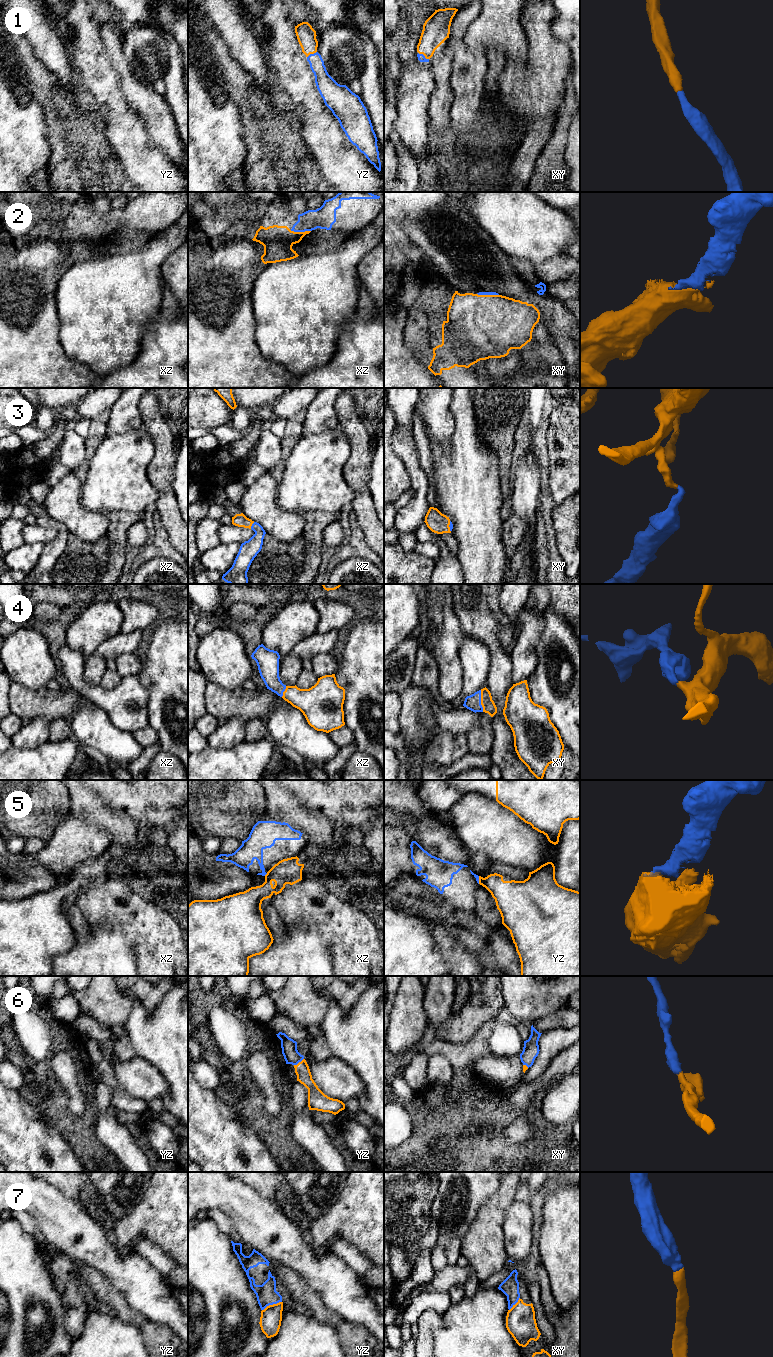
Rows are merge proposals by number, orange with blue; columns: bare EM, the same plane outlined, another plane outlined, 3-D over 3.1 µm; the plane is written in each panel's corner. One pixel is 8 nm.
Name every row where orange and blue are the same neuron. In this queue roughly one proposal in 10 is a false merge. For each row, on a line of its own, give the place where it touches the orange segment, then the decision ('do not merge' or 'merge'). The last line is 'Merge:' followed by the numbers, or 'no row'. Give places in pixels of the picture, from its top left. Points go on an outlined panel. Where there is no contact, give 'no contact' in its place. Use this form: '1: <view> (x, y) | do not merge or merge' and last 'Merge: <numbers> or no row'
1: xy (423, 54) | merge
2: xz (300, 232) | merge
3: xz (251, 525) | merge
4: xy (481, 701) | merge
5: xz (266, 874) | do not merge
6: yz (299, 1062) | merge
7: yz (271, 1305) | merge
Merge: 1, 2, 3, 4, 6, 7

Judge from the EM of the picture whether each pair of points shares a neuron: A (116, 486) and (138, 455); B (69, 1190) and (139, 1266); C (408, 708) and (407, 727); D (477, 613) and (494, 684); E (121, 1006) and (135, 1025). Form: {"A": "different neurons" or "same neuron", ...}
{"A": "same neuron", "B": "different neurons", "C": "same neuron", "D": "same neuron", "E": "different neurons"}

